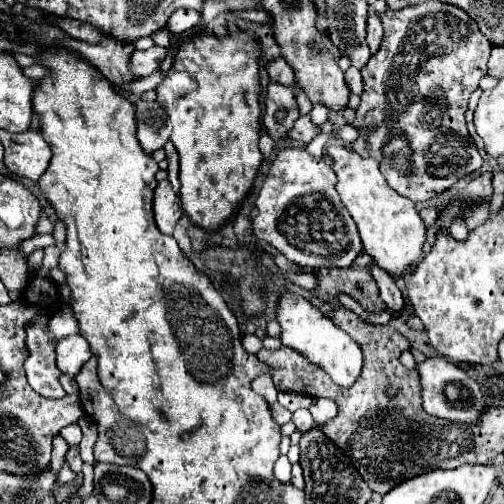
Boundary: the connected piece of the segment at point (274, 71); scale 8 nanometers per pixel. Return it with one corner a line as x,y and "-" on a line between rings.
284,58
270,62
270,64
268,64
268,74
270,74
270,80
276,82
276,84
282,84
282,86
294,86
294,88
296,88
296,76
294,76
294,70
288,66
288,62
286,62

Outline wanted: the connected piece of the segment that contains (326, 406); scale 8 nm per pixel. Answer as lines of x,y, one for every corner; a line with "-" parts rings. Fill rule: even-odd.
316,398
308,410
310,410
310,414
318,426
322,426
324,422
328,422
336,416
336,404
328,398

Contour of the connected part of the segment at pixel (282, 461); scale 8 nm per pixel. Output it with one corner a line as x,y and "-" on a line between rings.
280,456
276,466
274,466
274,476
276,480
280,480
282,484
290,484
292,464
288,460
288,456

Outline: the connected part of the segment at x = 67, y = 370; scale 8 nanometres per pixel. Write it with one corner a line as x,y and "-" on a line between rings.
68,336
58,346
58,368
68,376
76,376
90,356
90,344
82,336

